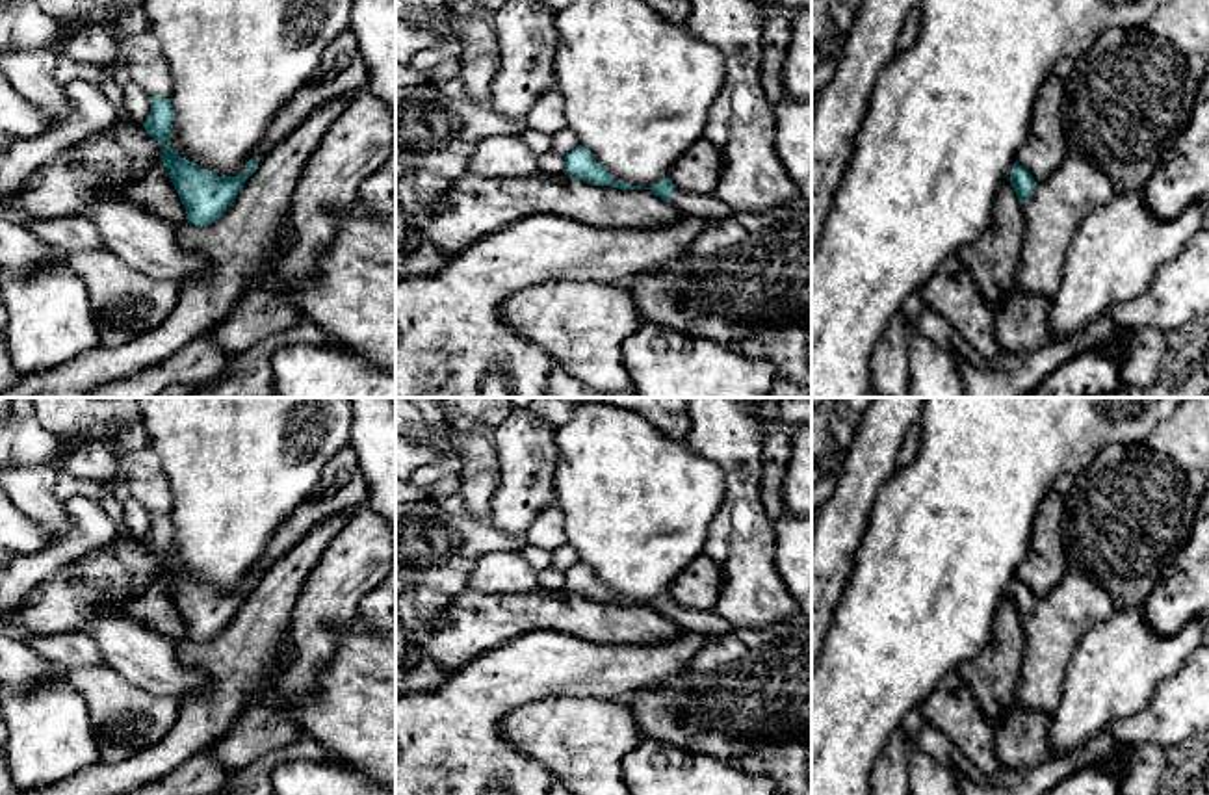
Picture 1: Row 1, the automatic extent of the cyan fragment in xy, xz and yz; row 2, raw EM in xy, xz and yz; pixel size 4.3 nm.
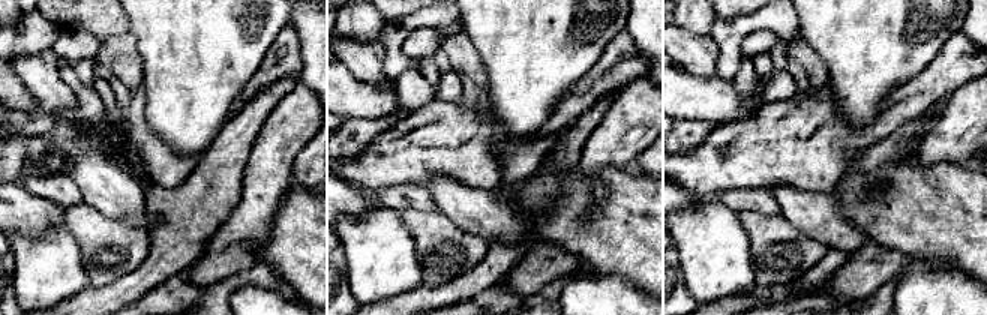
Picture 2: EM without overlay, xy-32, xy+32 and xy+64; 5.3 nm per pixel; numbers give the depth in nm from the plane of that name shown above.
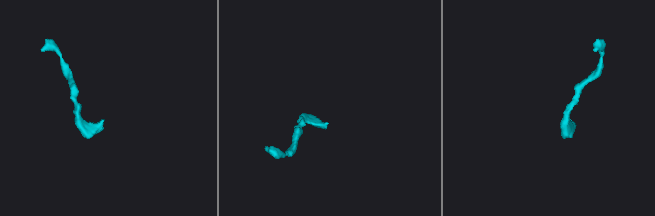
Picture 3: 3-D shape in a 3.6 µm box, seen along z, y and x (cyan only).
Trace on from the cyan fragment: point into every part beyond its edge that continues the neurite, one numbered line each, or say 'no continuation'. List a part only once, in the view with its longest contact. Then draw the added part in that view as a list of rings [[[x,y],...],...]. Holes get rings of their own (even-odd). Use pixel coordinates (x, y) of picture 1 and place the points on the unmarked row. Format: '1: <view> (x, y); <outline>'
1: xz (708, 623); [[[674,600],[670,607],[670,620],[674,620],[685,632],[696,632],[709,637],[719,637],[734,632],[734,626],[715,611],[691,609]]]

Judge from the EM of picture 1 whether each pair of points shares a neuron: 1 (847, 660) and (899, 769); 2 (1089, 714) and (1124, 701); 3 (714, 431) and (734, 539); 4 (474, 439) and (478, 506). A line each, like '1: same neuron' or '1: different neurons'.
1: different neurons
2: same neuron
3: same neuron
4: same neuron

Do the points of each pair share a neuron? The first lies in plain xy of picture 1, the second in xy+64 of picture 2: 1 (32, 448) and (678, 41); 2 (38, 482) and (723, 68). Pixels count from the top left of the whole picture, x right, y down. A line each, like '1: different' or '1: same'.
1: different
2: different

